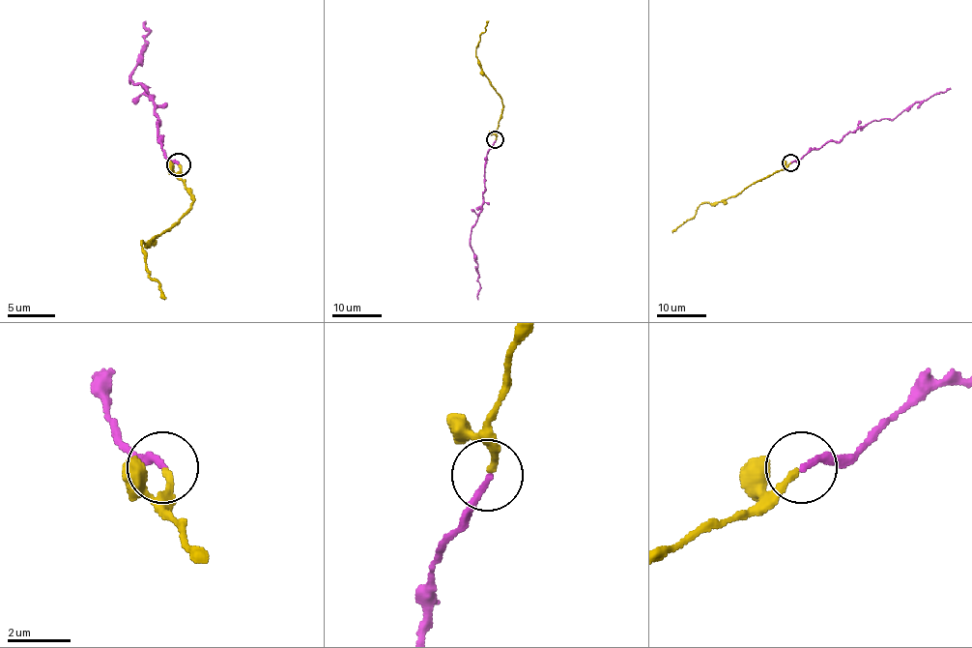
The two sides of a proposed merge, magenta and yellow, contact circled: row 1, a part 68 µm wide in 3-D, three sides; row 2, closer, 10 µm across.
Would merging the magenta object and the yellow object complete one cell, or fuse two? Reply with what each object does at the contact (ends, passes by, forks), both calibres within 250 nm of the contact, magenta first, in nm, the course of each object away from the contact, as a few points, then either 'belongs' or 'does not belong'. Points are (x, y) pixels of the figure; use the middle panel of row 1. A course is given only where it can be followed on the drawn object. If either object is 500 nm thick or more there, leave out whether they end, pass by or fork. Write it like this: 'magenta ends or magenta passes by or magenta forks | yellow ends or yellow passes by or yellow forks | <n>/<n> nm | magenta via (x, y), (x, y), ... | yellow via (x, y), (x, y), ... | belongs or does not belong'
magenta ends | yellow ends | 200/200 nm | magenta via (495, 139), (485, 161), (481, 212), (471, 232), (480, 288), (477, 300) | yellow via (495, 139), (502, 112), (502, 99), (490, 83), (476, 50), (489, 21) | belongs

